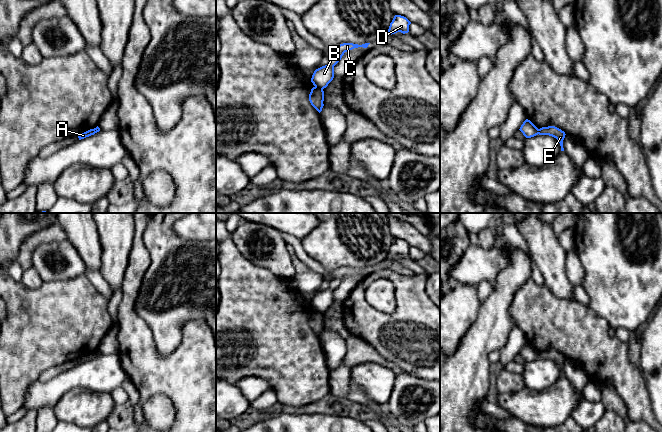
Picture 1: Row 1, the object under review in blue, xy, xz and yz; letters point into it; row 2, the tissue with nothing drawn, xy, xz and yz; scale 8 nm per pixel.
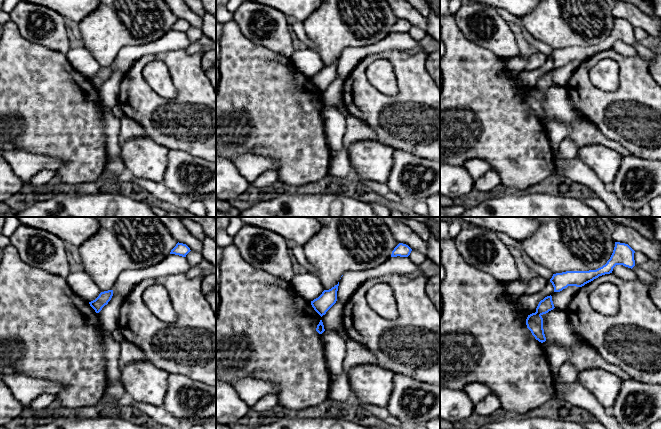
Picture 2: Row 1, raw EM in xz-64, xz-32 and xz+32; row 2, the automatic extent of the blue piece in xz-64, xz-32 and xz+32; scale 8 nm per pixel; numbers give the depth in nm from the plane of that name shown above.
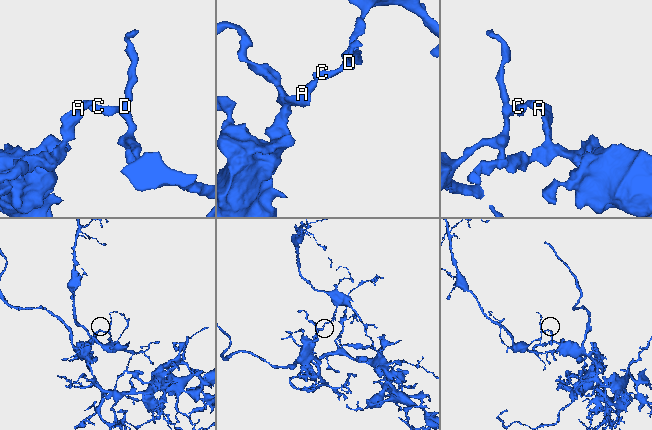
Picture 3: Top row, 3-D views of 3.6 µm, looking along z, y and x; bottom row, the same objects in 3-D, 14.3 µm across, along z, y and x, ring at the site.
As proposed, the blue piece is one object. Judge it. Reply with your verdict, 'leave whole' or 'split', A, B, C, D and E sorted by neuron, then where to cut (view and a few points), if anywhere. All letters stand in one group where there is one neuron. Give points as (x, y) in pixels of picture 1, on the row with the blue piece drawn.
split; groups A E / B C D; cut xz (315, 86), (322, 89)

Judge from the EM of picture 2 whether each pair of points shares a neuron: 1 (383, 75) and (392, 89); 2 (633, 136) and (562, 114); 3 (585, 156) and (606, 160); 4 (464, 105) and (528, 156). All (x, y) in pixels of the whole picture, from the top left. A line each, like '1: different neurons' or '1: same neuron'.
1: same neuron
2: different neurons
3: same neuron
4: same neuron

